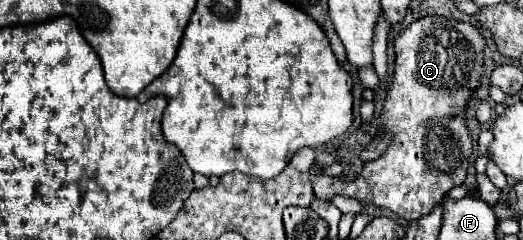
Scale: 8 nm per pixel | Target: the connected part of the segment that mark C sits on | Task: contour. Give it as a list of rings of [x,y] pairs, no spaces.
[[[420,17],[394,37],[394,77],[386,89],[386,99],[378,121],[392,135],[388,149],[374,161],[366,161],[354,179],[326,175],[320,165],[312,165],[310,181],[322,201],[334,195],[354,197],[362,203],[386,207],[406,221],[418,221],[438,205],[444,195],[464,183],[472,137],[466,121],[468,101],[476,99],[476,89],[484,75],[486,39],[478,27],[448,19]]]

